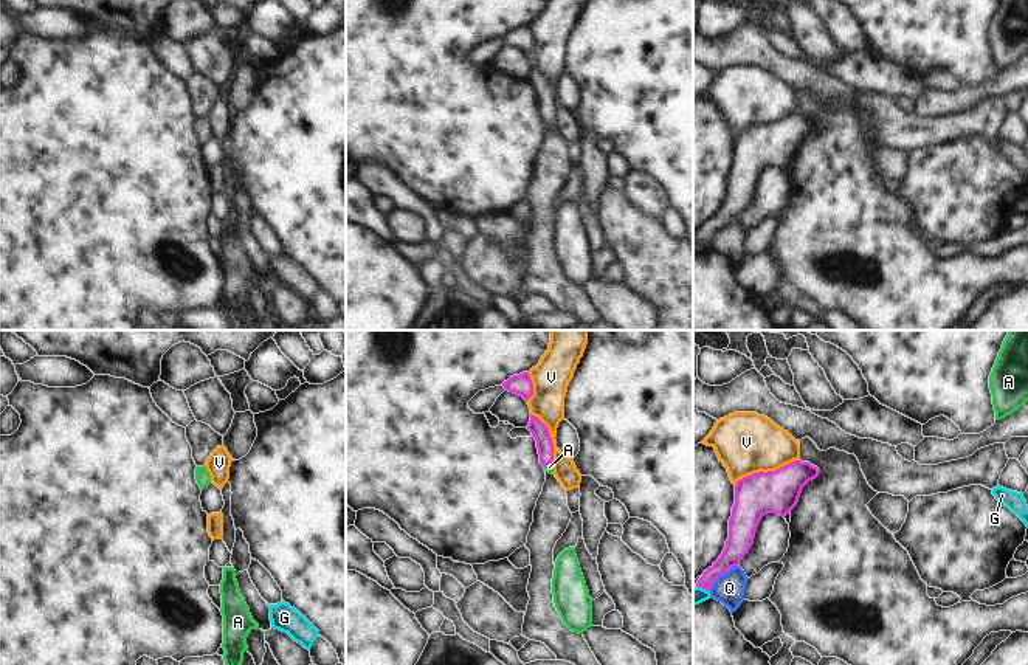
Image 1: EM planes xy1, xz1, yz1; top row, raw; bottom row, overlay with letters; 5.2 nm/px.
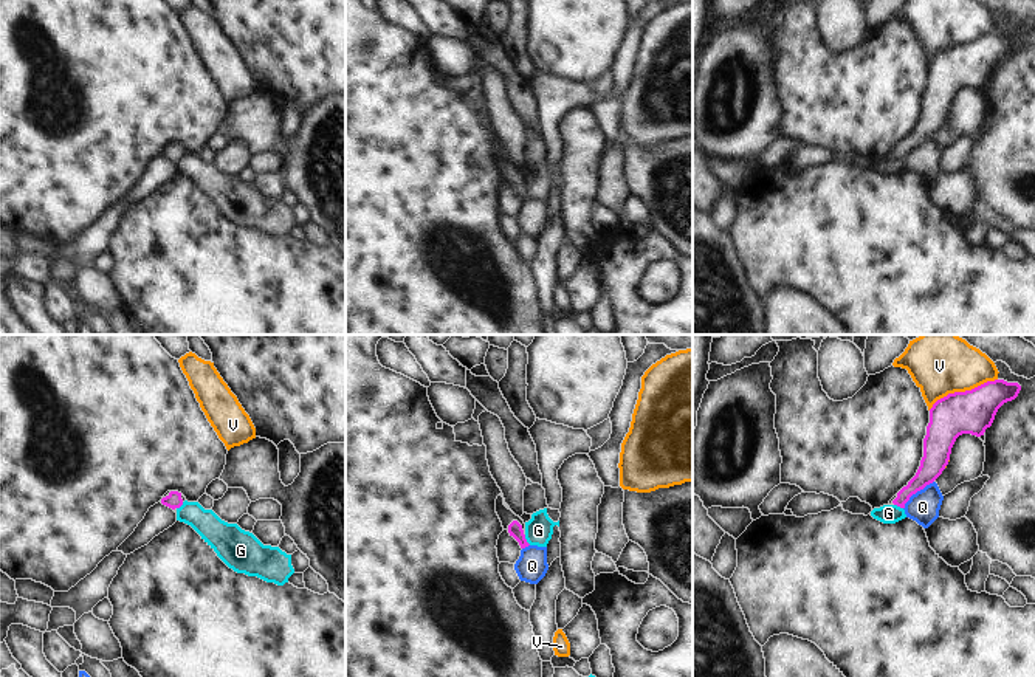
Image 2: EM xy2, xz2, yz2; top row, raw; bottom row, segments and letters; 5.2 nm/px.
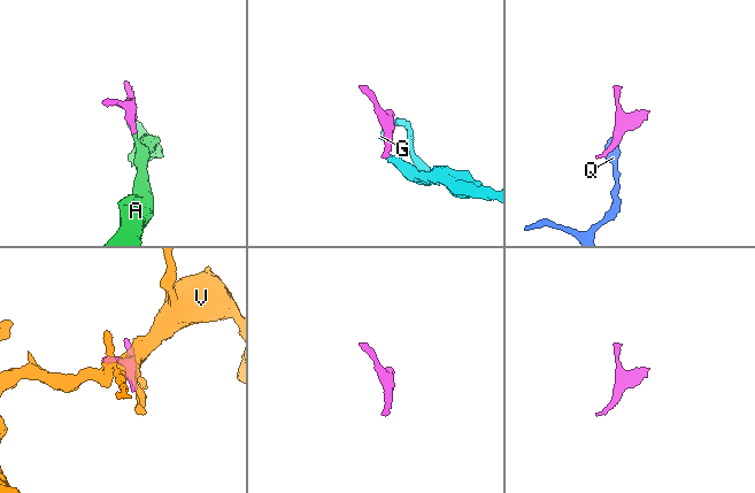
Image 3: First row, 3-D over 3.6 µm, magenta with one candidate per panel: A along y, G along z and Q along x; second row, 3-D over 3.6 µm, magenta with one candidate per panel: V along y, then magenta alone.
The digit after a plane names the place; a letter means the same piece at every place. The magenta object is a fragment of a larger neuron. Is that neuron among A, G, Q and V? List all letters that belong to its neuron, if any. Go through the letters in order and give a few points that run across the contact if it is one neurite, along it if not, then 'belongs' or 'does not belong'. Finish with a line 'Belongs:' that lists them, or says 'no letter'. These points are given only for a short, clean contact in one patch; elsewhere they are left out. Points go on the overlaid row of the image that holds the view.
A: xz1 (540, 431), (546, 464), (549, 467) | belongs
G: xz2 (524, 535), (530, 544) | does not belong
Q: yz2 (933, 481), (918, 490), (904, 508) | does not belong
V: does not belong
Belongs: A

